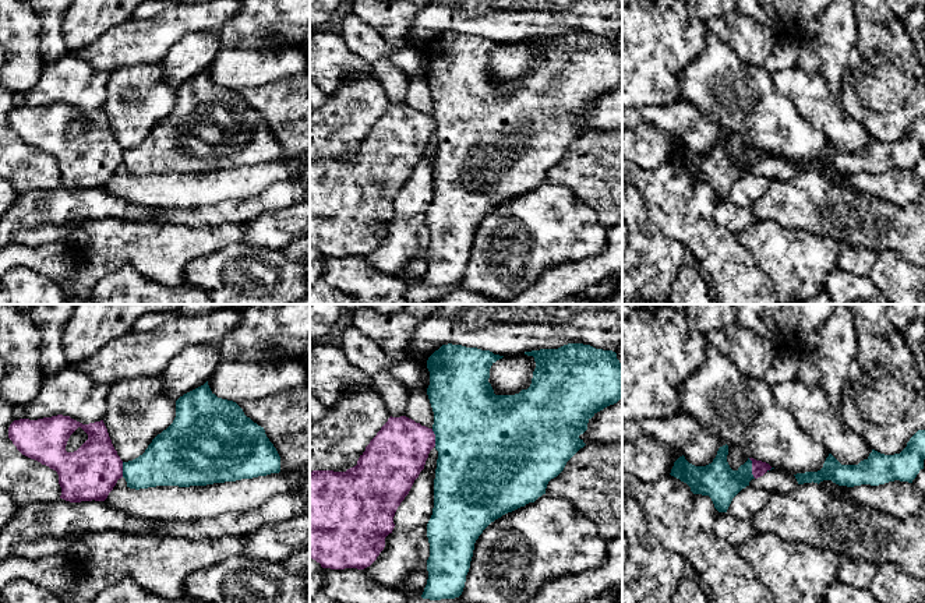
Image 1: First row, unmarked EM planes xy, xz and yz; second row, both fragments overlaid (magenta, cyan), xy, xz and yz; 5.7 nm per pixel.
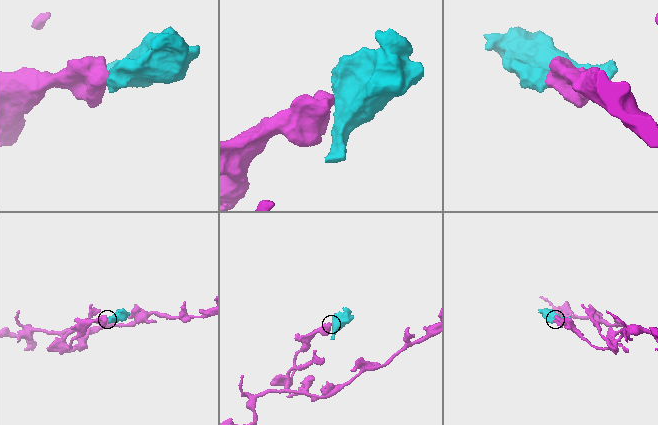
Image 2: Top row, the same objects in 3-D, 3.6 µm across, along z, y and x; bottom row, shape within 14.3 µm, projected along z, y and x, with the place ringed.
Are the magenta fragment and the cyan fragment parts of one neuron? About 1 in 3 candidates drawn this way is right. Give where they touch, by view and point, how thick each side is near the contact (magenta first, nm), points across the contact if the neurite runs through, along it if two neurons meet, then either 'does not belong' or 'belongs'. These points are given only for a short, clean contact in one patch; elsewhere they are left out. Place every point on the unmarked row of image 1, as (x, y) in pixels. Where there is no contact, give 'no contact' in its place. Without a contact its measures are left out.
contact yz (752, 155); calibres 90 and 200 nm; does not belong

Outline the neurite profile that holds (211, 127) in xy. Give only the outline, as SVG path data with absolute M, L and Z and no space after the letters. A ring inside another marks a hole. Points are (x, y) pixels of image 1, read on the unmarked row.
M208 68L176 88L173 110L158 121L138 145L123 149L130 176L206 173L280 159L280 144L264 114L247 105L233 88L218 85Z

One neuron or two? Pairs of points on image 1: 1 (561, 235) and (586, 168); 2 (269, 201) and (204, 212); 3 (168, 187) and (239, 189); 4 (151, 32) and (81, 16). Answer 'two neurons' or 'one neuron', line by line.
1: two neurons
2: one neuron
3: one neuron
4: two neurons

